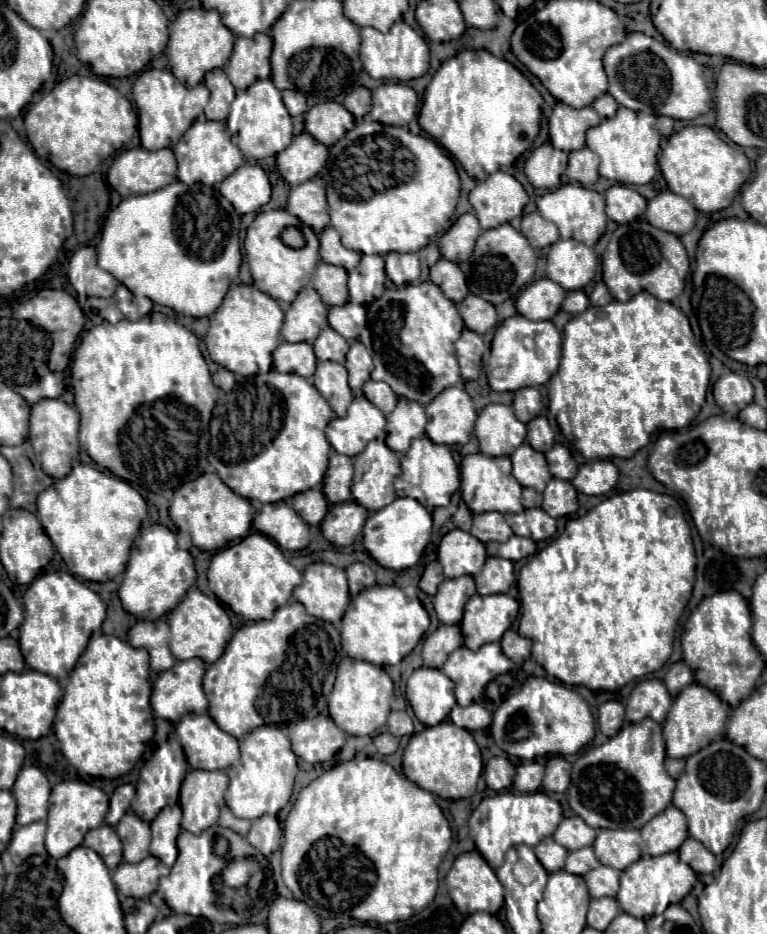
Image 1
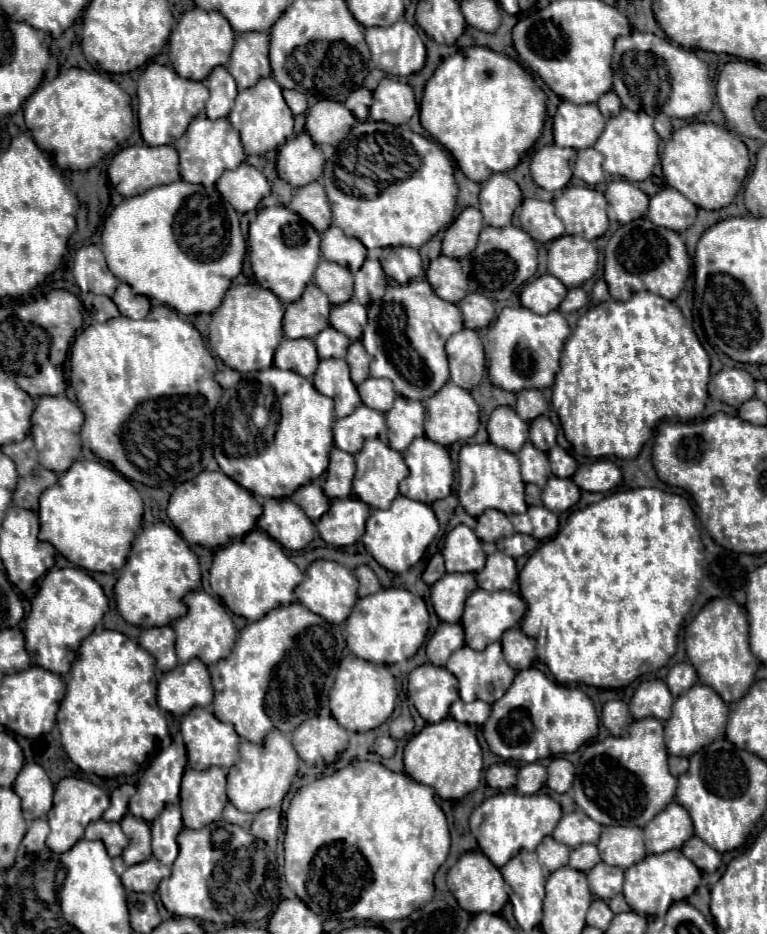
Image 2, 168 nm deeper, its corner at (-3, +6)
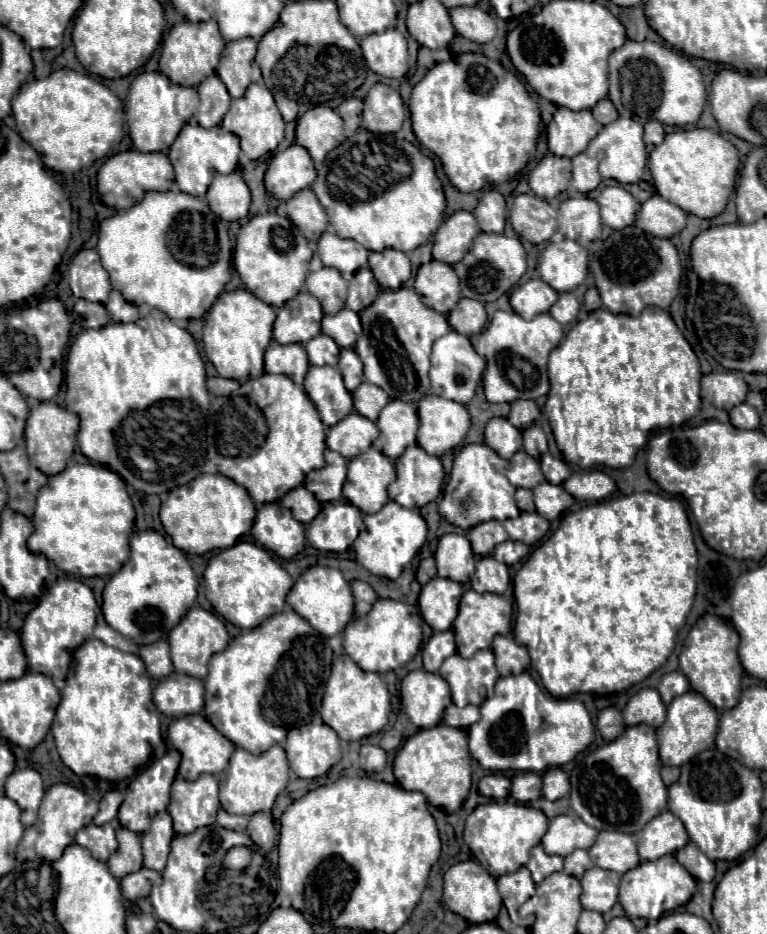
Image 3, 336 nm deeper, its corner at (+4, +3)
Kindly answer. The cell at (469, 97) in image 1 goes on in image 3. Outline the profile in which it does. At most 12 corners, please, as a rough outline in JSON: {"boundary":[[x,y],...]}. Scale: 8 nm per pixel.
{"boundary":[[484,54],[432,66],[412,90],[418,142],[450,184],[512,180],[540,110]]}

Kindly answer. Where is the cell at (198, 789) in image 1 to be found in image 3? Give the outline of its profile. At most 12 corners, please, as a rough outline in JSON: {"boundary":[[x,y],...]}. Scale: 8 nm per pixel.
{"boundary":[[174,780],[168,812],[176,834],[214,824],[218,782]]}

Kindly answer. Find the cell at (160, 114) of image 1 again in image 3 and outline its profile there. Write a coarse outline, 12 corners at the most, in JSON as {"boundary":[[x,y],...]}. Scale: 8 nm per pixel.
{"boundary":[[160,72],[134,78],[126,118],[138,152],[166,152],[200,100]]}

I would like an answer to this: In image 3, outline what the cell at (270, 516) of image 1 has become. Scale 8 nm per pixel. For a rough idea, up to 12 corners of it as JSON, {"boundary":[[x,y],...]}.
{"boundary":[[278,502],[260,506],[252,536],[284,560],[302,552],[304,526]]}

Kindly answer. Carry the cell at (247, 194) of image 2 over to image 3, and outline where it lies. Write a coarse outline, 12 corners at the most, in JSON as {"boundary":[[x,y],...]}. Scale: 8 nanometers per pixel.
{"boundary":[[238,170],[216,174],[206,202],[220,220],[248,216],[250,190]]}

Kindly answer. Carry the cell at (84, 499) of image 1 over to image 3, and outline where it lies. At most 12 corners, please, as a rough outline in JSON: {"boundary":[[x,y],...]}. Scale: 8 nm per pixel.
{"boundary":[[72,464],[40,488],[28,548],[112,576],[136,514],[126,484]]}

